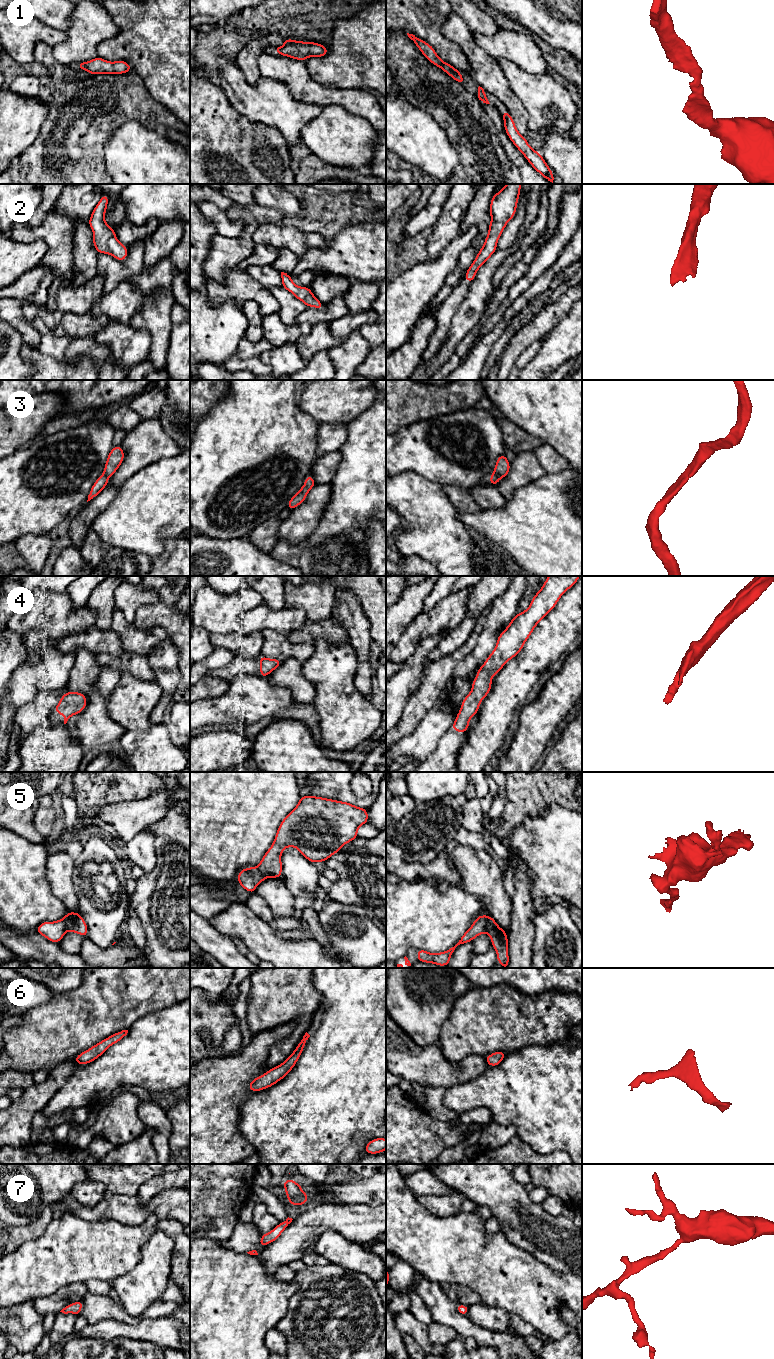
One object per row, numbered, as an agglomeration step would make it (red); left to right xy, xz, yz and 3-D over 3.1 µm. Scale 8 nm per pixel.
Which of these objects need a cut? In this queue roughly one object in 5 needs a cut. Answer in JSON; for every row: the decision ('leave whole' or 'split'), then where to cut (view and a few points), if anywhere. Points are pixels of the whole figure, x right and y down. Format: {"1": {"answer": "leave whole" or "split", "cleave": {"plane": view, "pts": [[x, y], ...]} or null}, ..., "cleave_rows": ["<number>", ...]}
{"1": {"answer": "leave whole", "cleave": null}, "2": {"answer": "leave whole", "cleave": null}, "3": {"answer": "leave whole", "cleave": null}, "4": {"answer": "leave whole", "cleave": null}, "5": {"answer": "split", "cleave": {"plane": "yz", "pts": [[488, 916], [484, 931]]}}, "6": {"answer": "leave whole", "cleave": null}, "7": {"answer": "leave whole", "cleave": null}, "cleave_rows": ["5"]}

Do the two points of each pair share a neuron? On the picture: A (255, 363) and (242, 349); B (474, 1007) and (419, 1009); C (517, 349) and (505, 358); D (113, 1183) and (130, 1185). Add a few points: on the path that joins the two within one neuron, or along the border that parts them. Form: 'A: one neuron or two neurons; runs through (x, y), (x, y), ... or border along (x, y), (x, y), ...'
A: two neurons; border along (235, 356), (239, 358), (259, 357)
B: two neurons; border along (466, 990), (457, 997), (450, 1015), (440, 1029)
C: one neuron; runs through (514, 350), (508, 356)
D: one neuron; runs through (117, 1183), (126, 1183)

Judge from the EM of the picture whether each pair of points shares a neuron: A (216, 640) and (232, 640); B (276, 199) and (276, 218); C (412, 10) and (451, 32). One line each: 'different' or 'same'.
A: same
B: different
C: different

